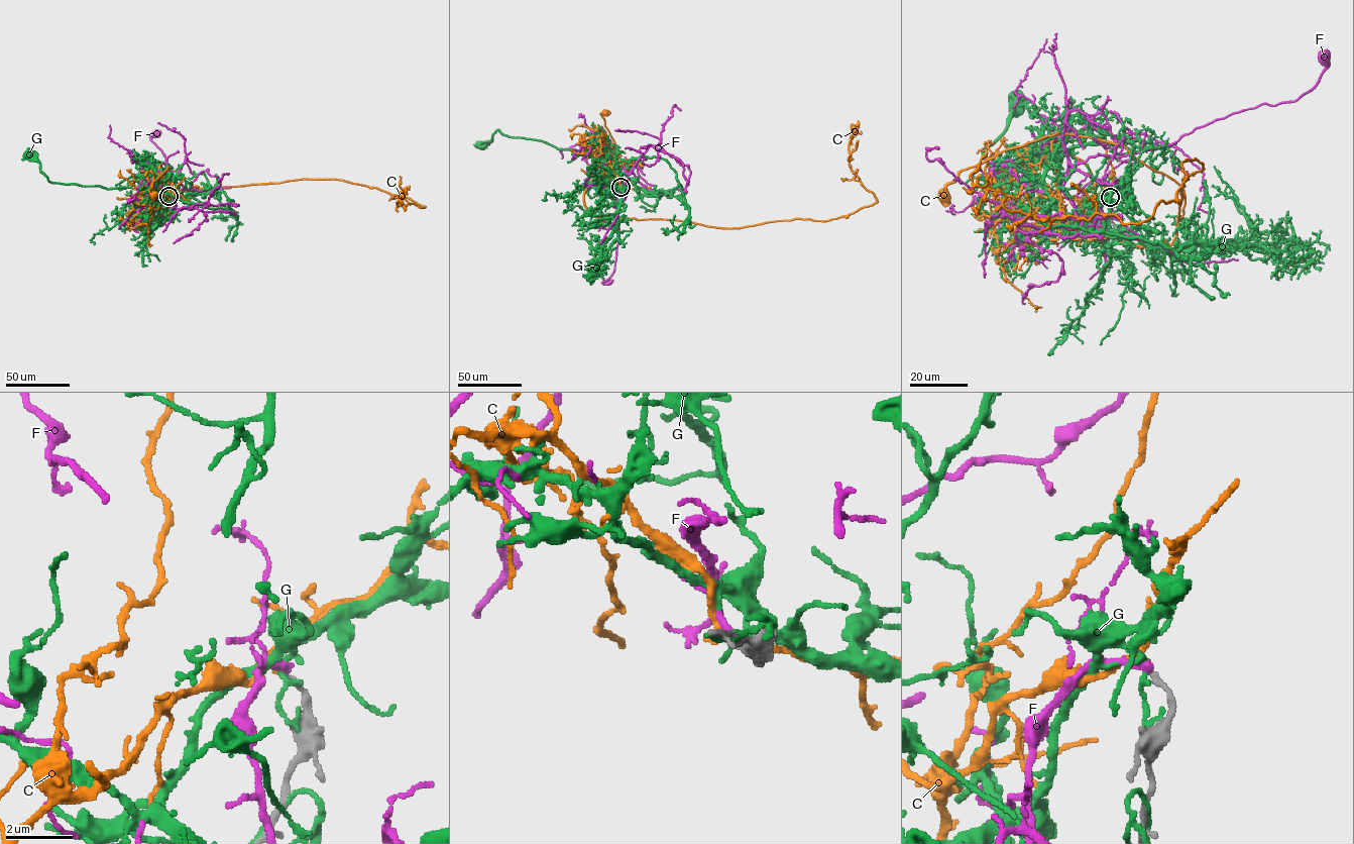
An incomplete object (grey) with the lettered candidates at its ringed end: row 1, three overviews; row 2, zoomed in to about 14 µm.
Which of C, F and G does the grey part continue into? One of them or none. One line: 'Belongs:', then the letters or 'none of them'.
Belongs: C

